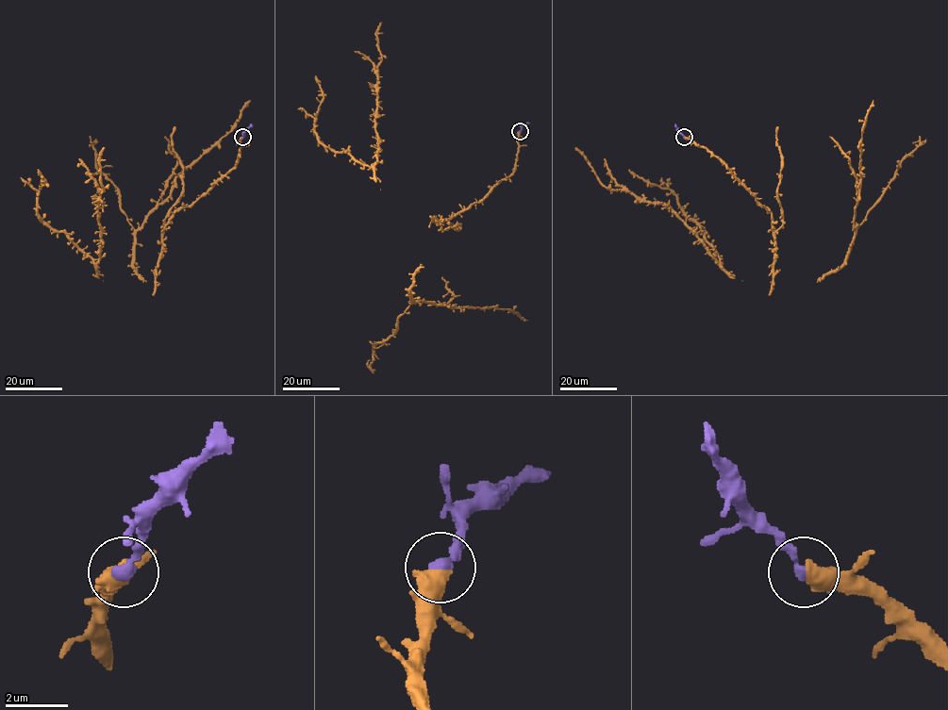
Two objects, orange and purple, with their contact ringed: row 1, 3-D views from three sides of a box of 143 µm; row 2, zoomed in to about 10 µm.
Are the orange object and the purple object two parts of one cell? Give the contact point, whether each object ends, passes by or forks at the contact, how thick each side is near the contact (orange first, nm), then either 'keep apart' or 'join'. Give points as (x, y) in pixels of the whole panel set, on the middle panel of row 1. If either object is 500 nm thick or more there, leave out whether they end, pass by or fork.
place (520, 131); calibres 650 and 360 nm; join

